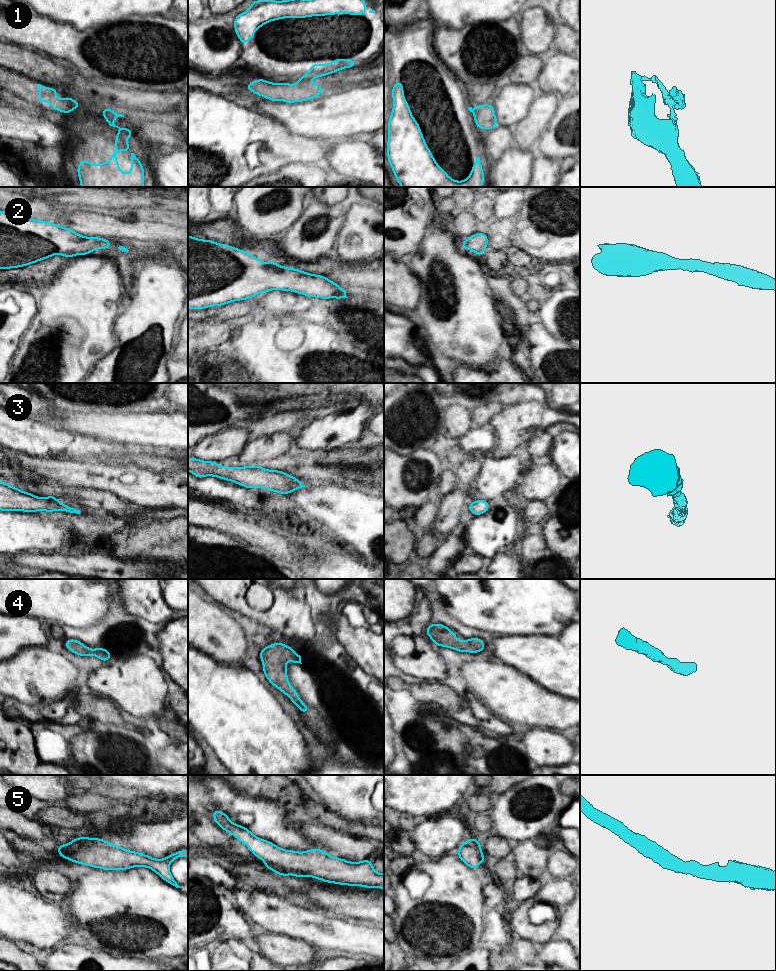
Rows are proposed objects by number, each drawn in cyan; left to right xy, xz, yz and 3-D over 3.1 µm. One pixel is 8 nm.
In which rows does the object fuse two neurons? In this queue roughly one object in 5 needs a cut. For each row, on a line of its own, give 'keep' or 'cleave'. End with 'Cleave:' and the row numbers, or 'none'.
1: cleave
2: keep
3: keep
4: keep
5: keep
Cleave: 1

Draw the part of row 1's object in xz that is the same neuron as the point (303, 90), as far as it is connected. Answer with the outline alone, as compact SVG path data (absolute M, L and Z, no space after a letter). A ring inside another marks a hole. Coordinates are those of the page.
M256 79L254 82L248 83L246 88L255 95L261 95L264 99L270 99L273 102L281 100L286 103L311 100L318 97L323 91L323 87L308 80L299 80L291 85L287 82L269 83L265 79Z

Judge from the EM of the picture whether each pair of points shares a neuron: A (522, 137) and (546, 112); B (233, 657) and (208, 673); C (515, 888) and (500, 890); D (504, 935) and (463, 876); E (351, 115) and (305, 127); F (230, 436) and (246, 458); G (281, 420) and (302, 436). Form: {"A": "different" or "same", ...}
{"A": "same", "B": "different", "C": "different", "D": "different", "E": "same", "F": "different", "G": "different"}

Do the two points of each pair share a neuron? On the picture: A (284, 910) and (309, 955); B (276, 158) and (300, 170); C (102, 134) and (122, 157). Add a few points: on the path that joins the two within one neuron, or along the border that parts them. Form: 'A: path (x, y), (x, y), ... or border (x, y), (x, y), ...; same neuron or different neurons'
A: border (278, 934), (301, 939), (317, 948); different neurons
B: border (296, 161), (279, 168); different neurons
C: path (102, 142), (102, 145), (114, 157); same neuron

